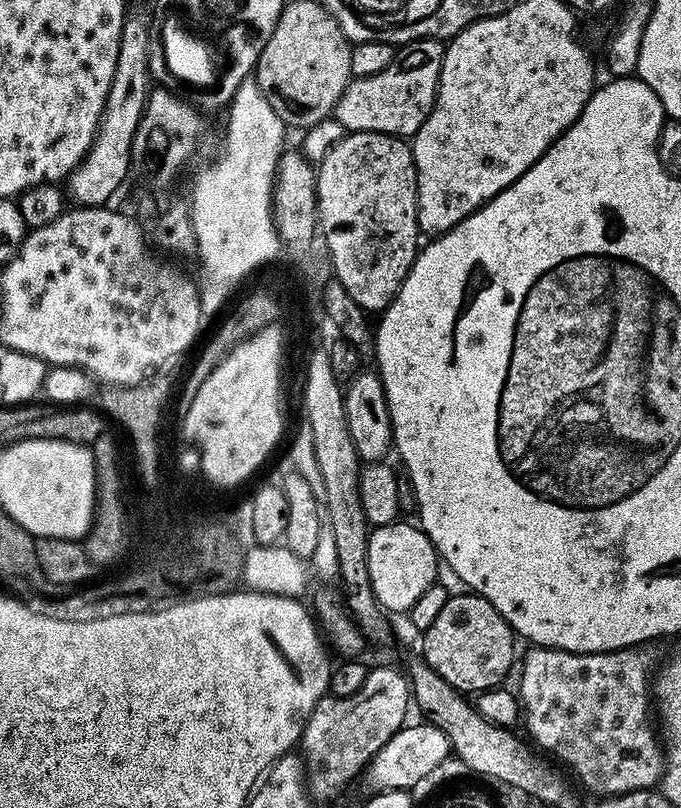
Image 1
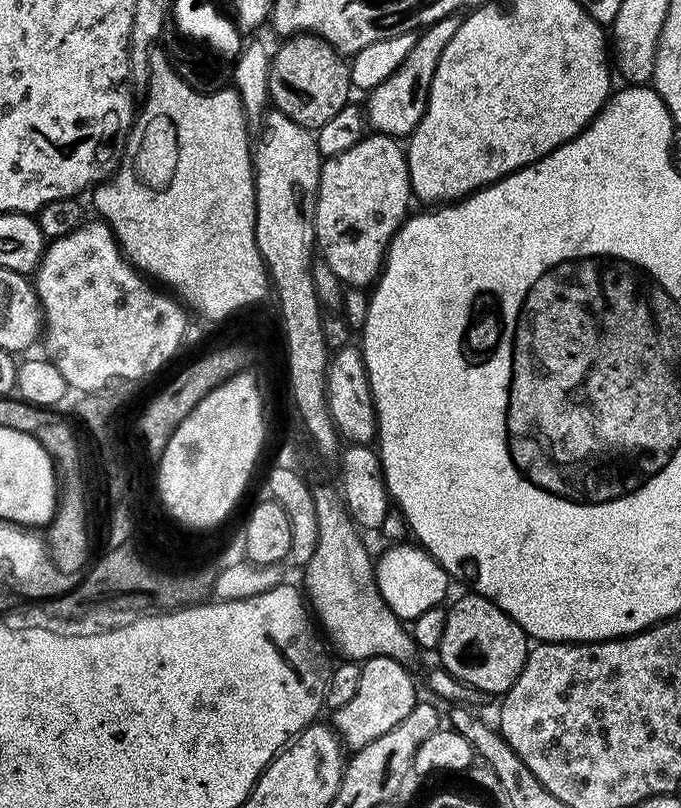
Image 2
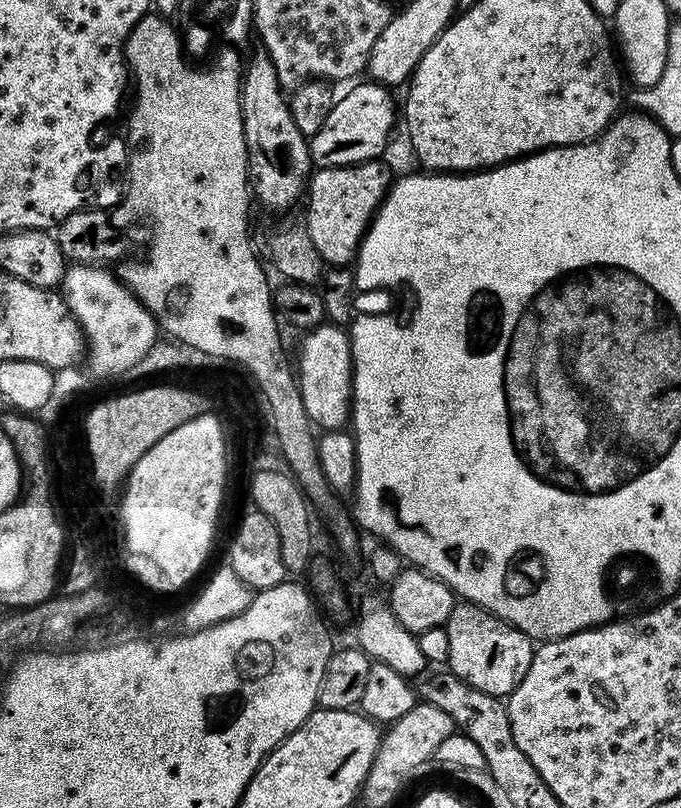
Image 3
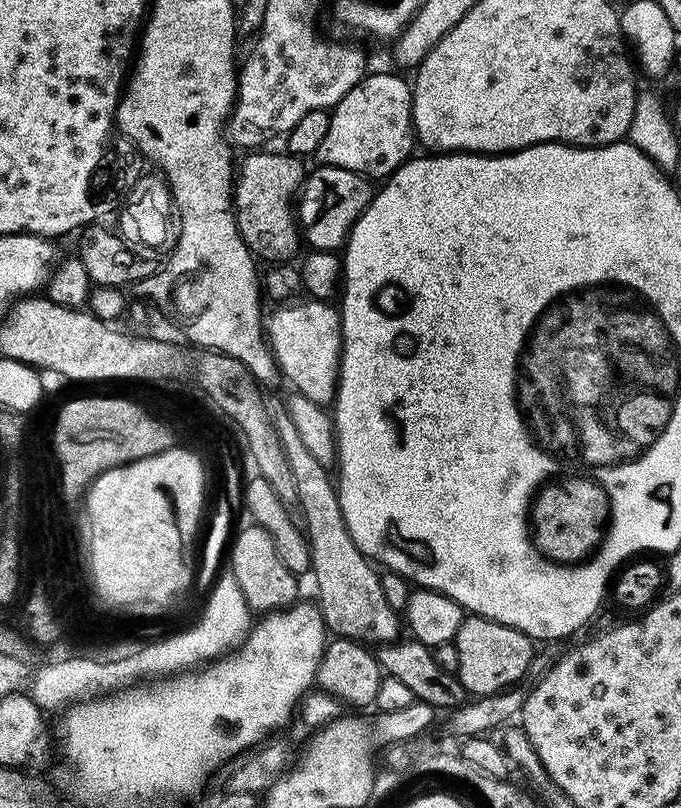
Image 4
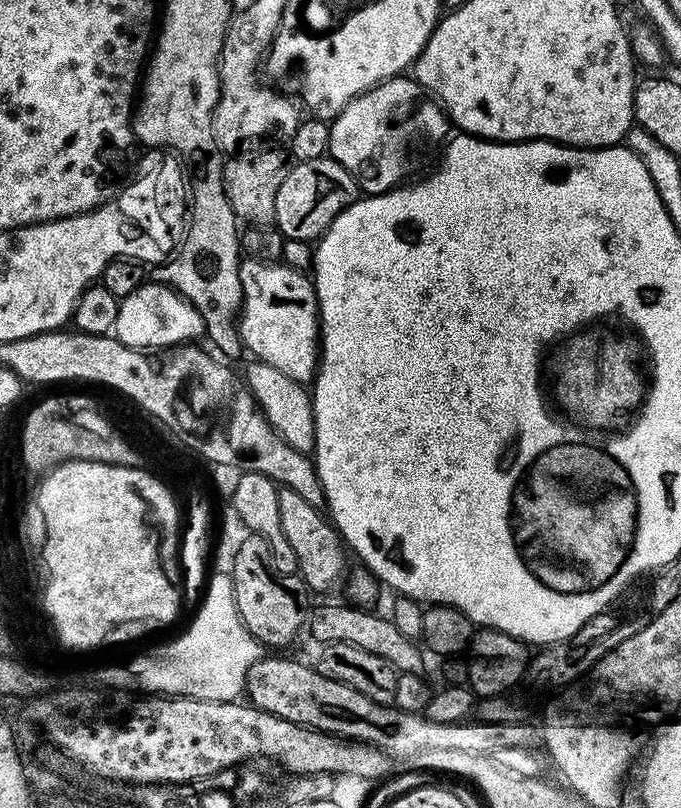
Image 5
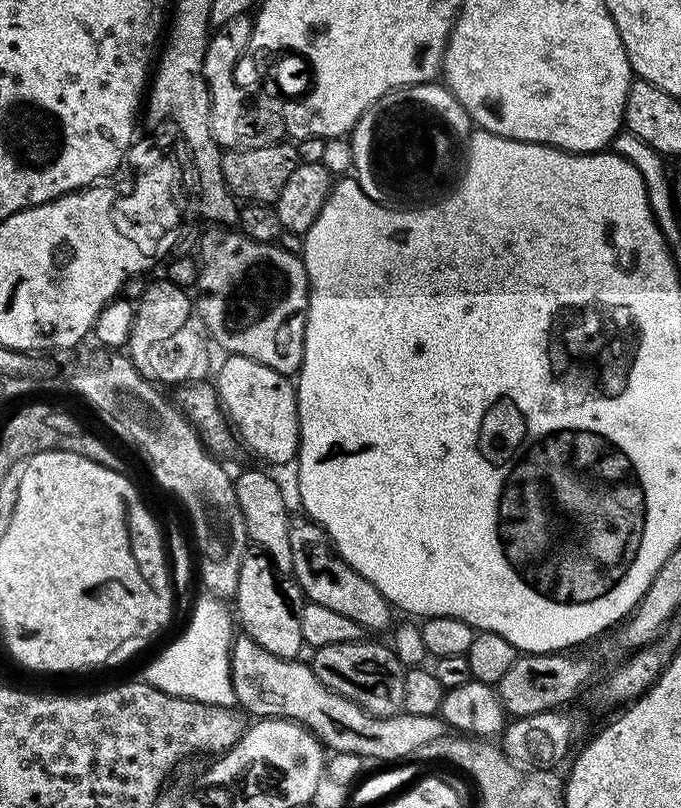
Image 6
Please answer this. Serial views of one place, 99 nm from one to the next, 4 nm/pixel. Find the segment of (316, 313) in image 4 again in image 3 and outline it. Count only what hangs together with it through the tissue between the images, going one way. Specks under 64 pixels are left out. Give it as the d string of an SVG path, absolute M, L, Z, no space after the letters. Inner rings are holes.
M325 322L317 328L303 333L298 360L298 383L306 414L313 425L320 430L340 430L349 423L352 414L352 342L349 333L341 325Z

